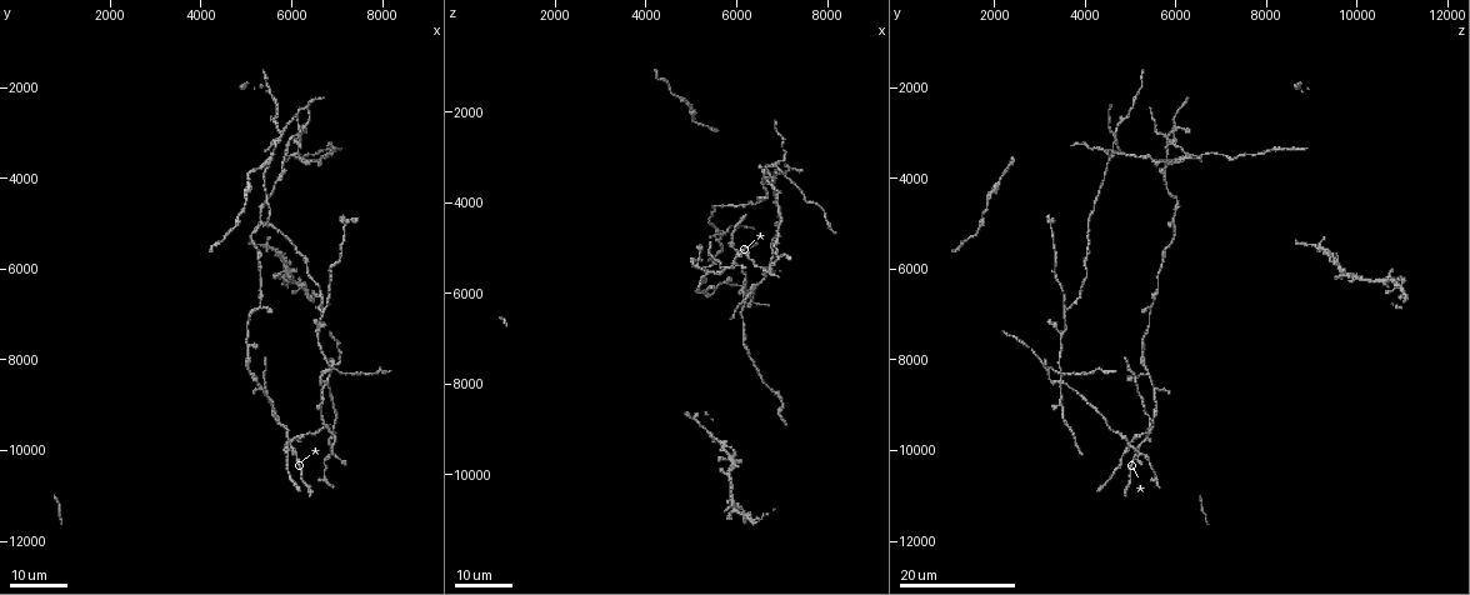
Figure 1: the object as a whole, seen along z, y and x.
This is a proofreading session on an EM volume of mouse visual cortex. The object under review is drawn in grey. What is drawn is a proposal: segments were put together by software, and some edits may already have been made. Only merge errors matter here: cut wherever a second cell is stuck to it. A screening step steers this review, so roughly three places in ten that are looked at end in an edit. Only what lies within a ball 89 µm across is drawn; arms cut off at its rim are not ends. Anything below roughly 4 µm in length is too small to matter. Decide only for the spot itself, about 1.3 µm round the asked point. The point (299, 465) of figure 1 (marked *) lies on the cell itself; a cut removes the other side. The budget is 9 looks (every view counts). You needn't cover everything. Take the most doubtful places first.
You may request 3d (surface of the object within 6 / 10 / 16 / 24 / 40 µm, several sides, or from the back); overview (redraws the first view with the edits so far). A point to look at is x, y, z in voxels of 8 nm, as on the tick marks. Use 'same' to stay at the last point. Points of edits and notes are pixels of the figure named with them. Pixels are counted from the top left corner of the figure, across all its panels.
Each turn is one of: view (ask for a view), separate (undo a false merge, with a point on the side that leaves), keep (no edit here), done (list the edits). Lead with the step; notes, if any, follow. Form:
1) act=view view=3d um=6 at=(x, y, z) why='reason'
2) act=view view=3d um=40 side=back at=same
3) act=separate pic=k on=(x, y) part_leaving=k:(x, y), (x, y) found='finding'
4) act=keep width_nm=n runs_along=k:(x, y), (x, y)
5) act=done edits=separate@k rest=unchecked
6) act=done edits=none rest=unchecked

act=view view=3d um=24 at=(6000, 9850, 5000) why='two arms in line, one across'

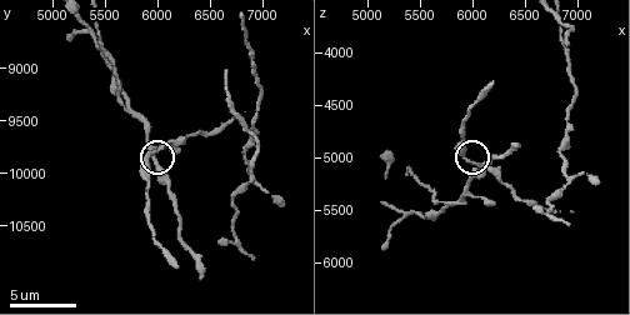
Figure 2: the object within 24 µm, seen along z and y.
act=view view=3d um=6 at=(6000, 9800, 5040)

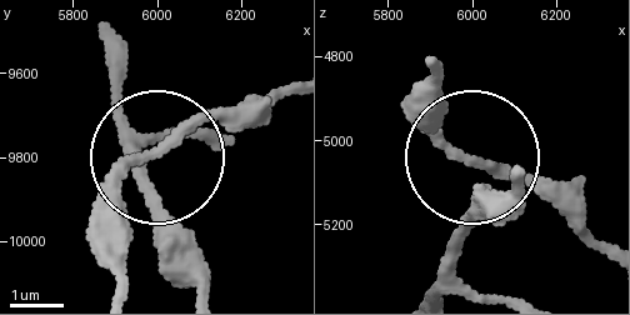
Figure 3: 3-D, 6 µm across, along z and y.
act=keep arms=3 found='continuous, no second cell'

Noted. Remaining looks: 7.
act=view view=3d um=24 at=(5250, 4950, 5950) why='sudden change in width'

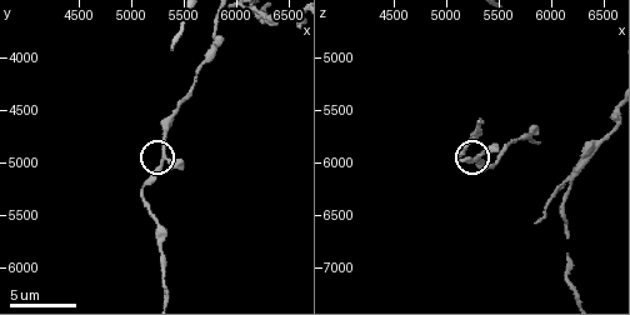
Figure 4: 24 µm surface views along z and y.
act=view view=3d um=6 at=(5320, 4960, 5940)

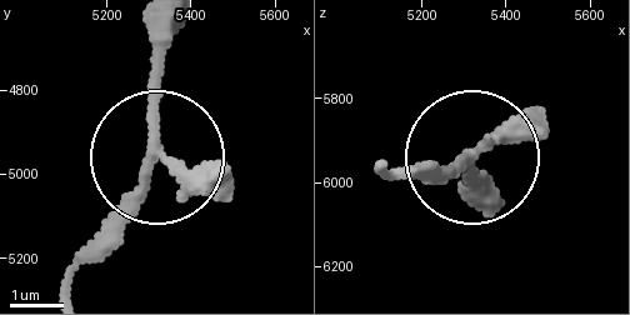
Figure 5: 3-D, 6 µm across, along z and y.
act=keep runs_along=5:(73, 285), (153, 136), (153, 20) found='all the same cell'

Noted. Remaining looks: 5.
act=view view=3d um=16 at=(5500, 5600, 9150) why='branch point'

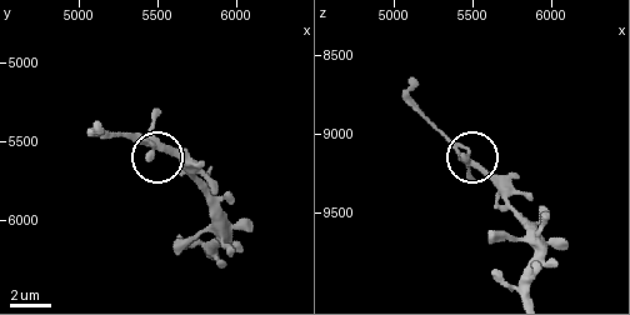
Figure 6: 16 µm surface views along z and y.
act=view view=3d um=6 at=same

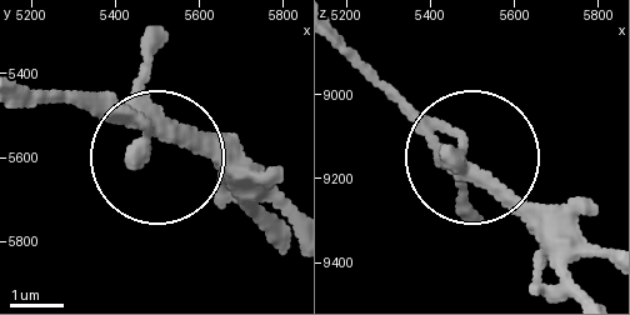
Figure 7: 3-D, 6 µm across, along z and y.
act=keep side_arm_um=5 arms=3 found='continuous, no second cell'

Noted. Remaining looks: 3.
act=done edits=none rest=unchecked

